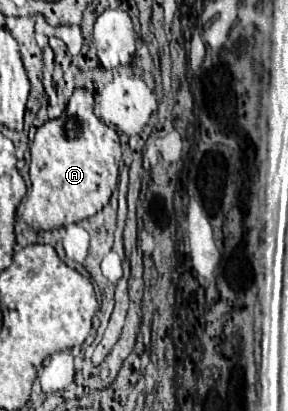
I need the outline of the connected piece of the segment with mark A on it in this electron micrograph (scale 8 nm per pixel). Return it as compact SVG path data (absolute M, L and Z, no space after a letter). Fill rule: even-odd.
M77 88L69 98L65 112L55 118L47 120L43 126L37 128L35 140L31 144L31 192L25 198L25 212L23 218L33 230L53 230L59 226L67 226L73 222L81 222L93 214L97 214L103 206L109 204L111 192L117 188L119 182L119 160L121 160L121 146L115 128L103 124L93 112L93 94L85 88Z

